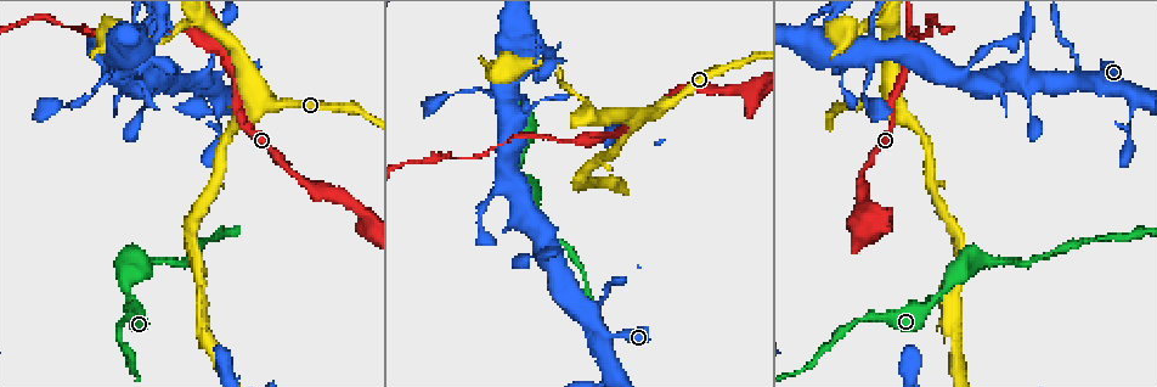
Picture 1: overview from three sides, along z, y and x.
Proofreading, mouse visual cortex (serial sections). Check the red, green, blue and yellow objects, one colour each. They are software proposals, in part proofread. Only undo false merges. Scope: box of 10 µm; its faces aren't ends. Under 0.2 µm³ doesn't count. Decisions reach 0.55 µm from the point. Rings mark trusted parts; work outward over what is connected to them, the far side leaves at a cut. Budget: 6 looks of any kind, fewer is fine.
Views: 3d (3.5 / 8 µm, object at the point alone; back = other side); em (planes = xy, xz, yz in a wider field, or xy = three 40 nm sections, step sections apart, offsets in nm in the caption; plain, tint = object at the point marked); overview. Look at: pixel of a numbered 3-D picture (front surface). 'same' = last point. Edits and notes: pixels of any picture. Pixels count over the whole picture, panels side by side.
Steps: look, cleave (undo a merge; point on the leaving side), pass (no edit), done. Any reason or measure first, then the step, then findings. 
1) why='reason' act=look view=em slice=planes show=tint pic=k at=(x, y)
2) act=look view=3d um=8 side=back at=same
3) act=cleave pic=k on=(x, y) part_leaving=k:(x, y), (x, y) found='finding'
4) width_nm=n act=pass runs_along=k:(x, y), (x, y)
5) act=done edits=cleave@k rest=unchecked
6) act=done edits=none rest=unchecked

why='three arms meet' act=look view=3d um=8 pic=1 at=(225, 52)

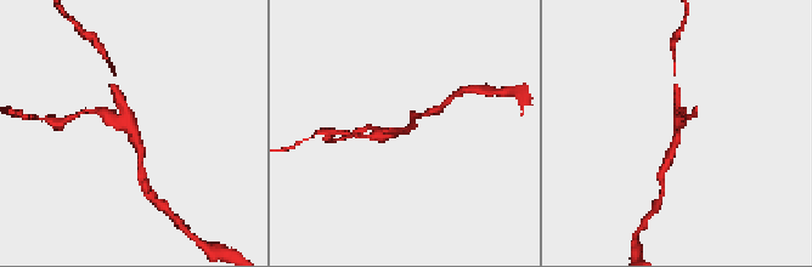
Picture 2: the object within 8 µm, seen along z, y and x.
why='zoom in' act=look view=3d um=3.5 at=same

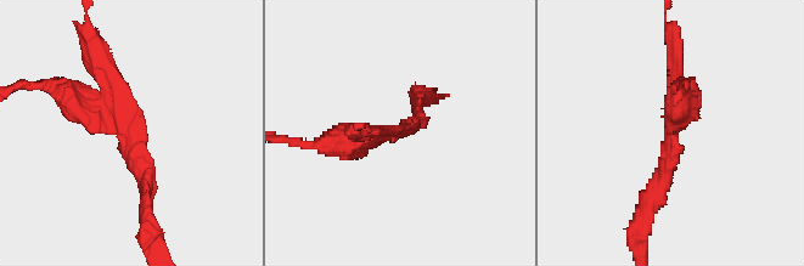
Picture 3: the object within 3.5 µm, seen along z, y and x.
arms=3 arm_widths_nm=150,200,350 act=look view=em slice=xy step=1 show=tint pic=3 at=(673, 133)

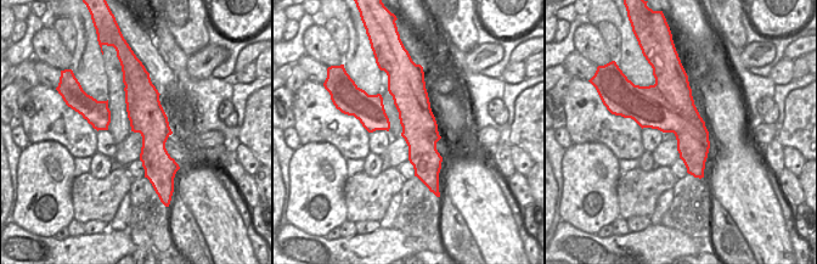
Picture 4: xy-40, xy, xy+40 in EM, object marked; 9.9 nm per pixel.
width_nm=360 act=pass runs_along=4:(129, 77), (152, 124), (152, 179) found='continuous, no second cell'

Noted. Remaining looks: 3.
act=look view=3d um=8 pic=1 at=(1087, 83)

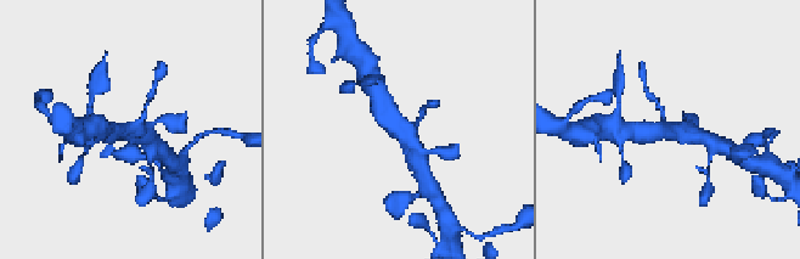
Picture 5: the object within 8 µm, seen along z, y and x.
act=look view=3d um=3.5 at=same

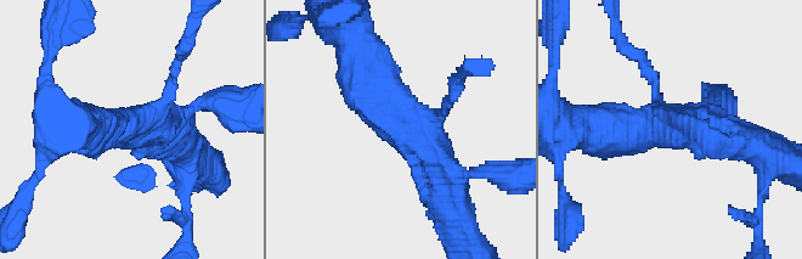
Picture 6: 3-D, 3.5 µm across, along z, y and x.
arms=3 arm_widths_nm=150,200,500 why='now the EM' act=look view=em slice=xy step=2 show=tint pic=6 at=(414, 133)

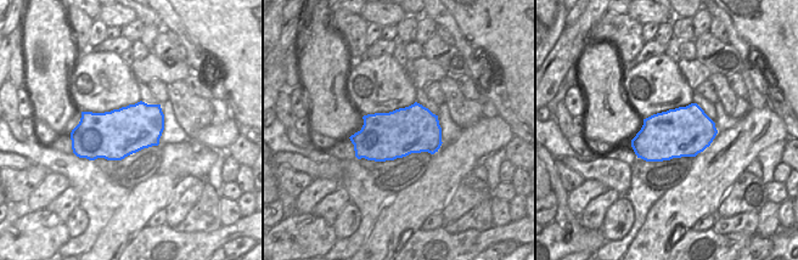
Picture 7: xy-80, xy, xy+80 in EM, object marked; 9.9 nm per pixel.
act=pass runs_along=6:(475, 174), (442, 165), (363, 72) found='one cell here'

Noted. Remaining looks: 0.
act=done edits=none rest=unchecked

